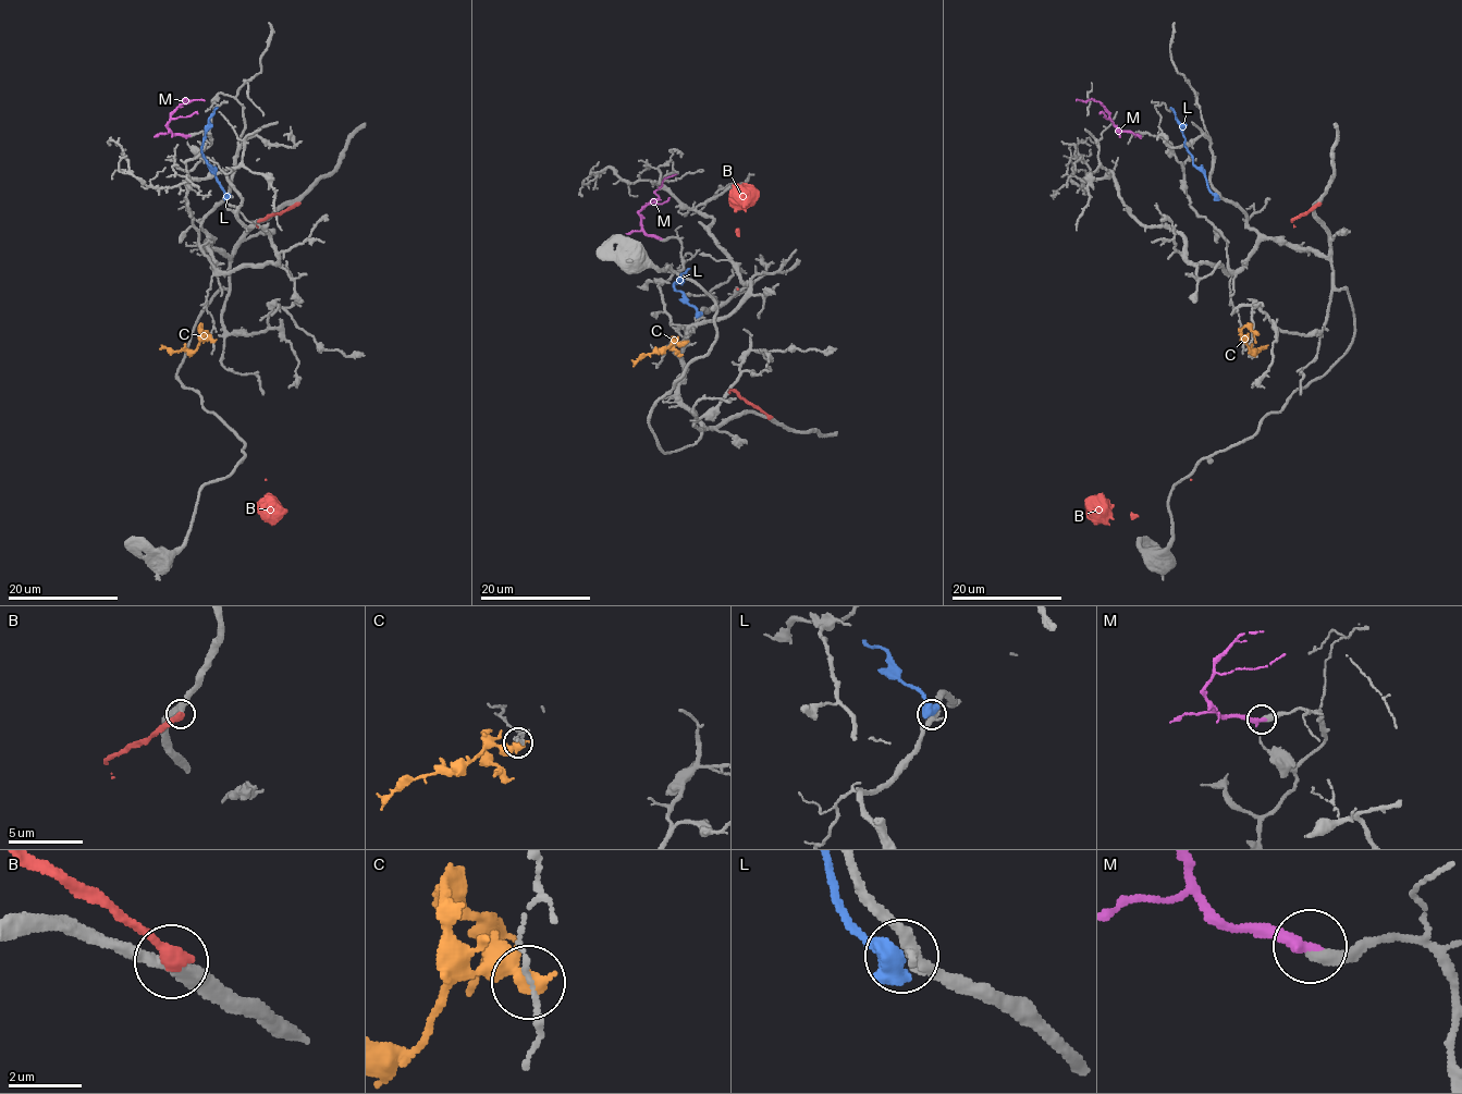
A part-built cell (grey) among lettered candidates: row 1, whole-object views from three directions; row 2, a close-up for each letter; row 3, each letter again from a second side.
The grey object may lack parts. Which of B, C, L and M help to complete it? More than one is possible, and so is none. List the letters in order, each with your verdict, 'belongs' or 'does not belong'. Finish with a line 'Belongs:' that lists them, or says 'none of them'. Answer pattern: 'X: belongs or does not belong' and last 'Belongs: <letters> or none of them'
B: does not belong
C: does not belong
L: does not belong
M: belongs
Belongs: M

